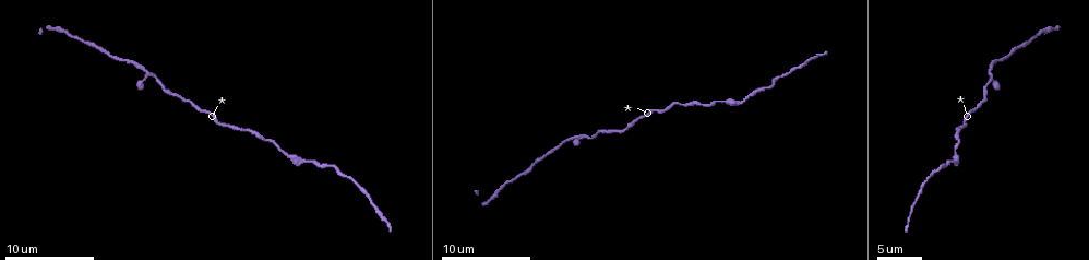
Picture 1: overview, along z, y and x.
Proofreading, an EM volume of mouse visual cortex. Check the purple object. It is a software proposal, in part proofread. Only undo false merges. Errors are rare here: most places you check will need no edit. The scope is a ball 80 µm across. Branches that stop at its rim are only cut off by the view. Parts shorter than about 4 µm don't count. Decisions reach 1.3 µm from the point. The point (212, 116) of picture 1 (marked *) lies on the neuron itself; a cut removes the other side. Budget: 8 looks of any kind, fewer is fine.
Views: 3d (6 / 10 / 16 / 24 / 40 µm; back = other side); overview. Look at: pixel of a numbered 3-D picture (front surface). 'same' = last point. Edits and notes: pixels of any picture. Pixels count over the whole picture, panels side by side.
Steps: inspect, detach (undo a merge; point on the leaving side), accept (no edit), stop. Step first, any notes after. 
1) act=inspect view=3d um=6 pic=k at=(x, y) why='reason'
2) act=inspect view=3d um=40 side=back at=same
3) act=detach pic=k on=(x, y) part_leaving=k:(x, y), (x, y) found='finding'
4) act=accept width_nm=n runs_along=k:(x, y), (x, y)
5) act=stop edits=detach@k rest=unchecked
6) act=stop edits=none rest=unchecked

act=inspect view=3d um=6 pic=1 at=(725, 101) why='thick turns thin'

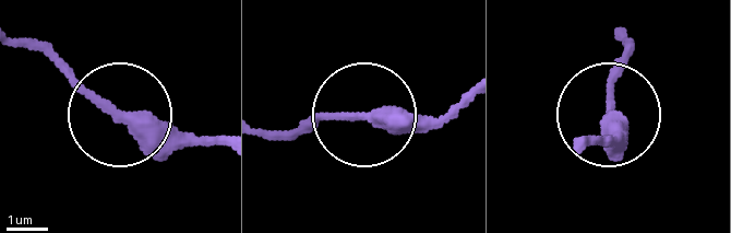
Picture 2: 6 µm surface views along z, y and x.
act=accept runs_along=2:(22, 36), (116, 106), (206, 140) found='one neuron here'

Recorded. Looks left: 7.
act=inspect view=3d um=10 pic=1 at=(771, 88) why='narrows sharply'

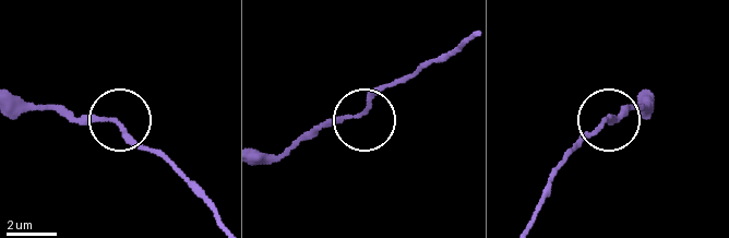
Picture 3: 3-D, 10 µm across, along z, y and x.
act=accept found='all the same neuron'

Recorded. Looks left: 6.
act=inspect view=3d um=16 pic=1 at=(588, 135) why='three arms meet'

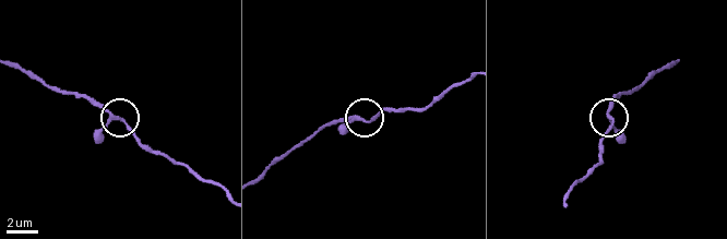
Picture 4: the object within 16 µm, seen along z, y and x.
act=inspect view=3d um=16 side=back pic=4 at=(121, 122)

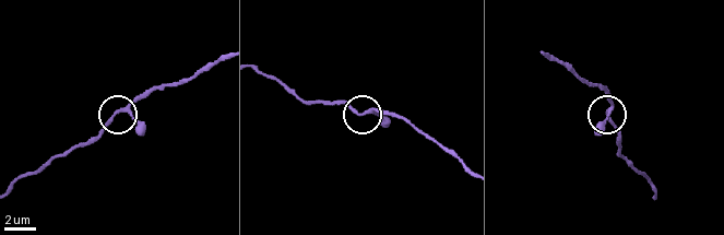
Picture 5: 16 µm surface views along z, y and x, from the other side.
act=accept runs_along=5:(650, 181), (619, 152), (619, 136), (607, 110), (609, 90) found='one neuron here'

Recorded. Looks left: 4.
act=inspect view=3d um=6 pic=1 at=(90, 43) why='thick turns thin'

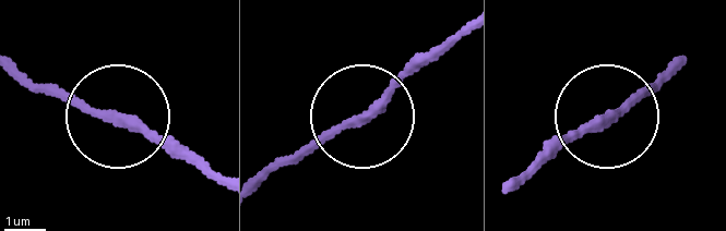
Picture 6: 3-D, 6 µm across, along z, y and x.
act=accept runs_along=6:(461, 31), (377, 104), (265, 172) found='one neuron here'

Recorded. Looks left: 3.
act=stop edits=none rest=unchecked

